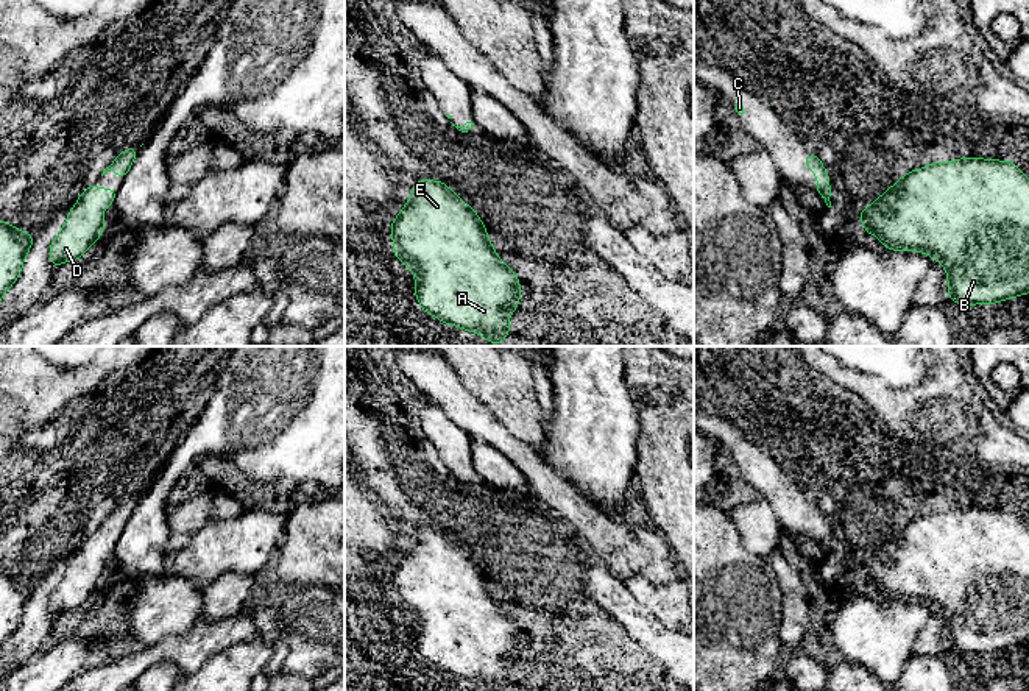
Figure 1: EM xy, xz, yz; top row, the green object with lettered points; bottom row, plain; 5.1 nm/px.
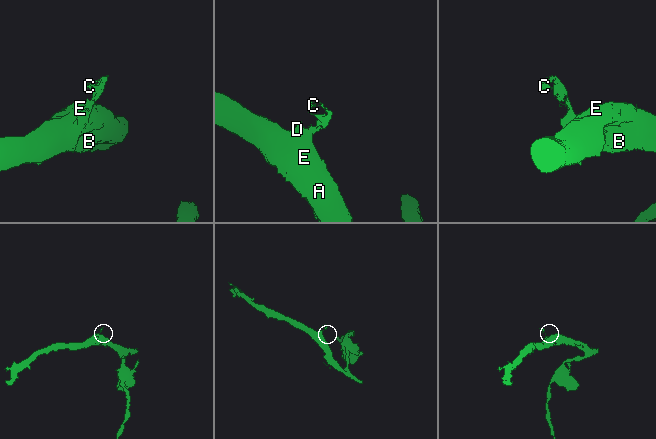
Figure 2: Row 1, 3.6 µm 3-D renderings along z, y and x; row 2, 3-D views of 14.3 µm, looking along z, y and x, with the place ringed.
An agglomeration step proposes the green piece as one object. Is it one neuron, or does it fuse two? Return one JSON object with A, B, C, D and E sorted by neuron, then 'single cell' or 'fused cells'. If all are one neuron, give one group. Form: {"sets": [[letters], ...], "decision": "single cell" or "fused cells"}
{"sets": [["A", "B", "C", "D", "E"]], "decision": "single cell"}

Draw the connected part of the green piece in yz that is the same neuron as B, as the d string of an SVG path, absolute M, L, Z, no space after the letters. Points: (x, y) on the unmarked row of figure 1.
M1012 510L928 513L903 524L858 566L886 599L920 601L942 611L948 647L962 658L1029 643L1029 529Z

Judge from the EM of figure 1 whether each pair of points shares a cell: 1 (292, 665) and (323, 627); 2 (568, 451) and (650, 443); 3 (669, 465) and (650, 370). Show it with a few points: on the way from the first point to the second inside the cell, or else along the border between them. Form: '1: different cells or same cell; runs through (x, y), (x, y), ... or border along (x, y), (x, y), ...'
1: same cell; runs through (301, 655), (320, 637)
2: different cells; border along (636, 407), (638, 437), (633, 473)
3: same cell; runs through (669, 442), (668, 393)

